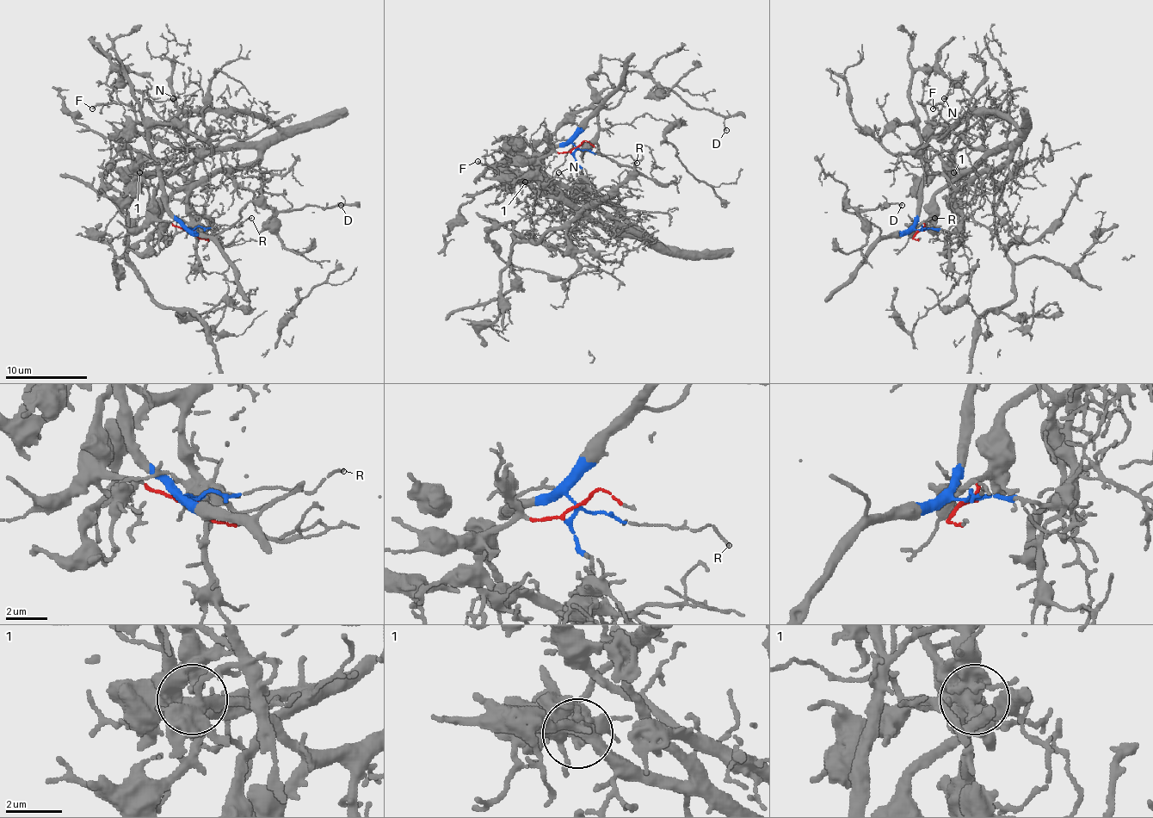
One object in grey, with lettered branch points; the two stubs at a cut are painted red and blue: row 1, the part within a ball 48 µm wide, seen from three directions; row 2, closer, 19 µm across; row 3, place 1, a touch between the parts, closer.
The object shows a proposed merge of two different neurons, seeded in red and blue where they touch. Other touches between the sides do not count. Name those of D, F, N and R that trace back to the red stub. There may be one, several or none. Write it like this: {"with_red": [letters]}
{"with_red": ["F", "N"]}

